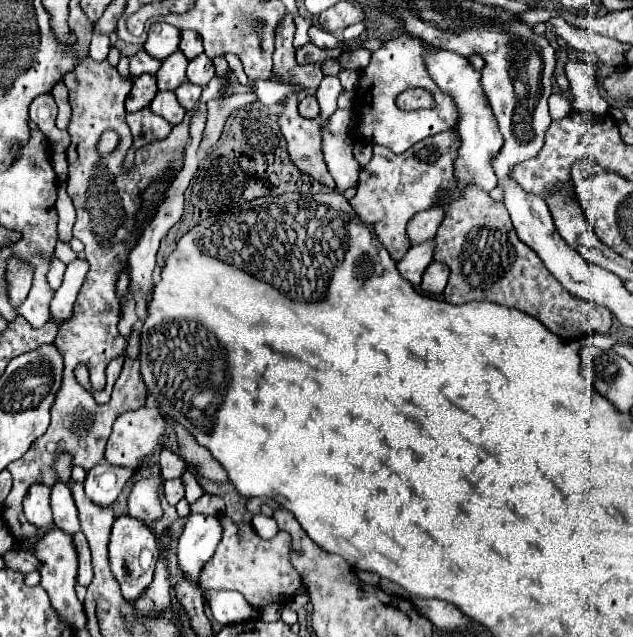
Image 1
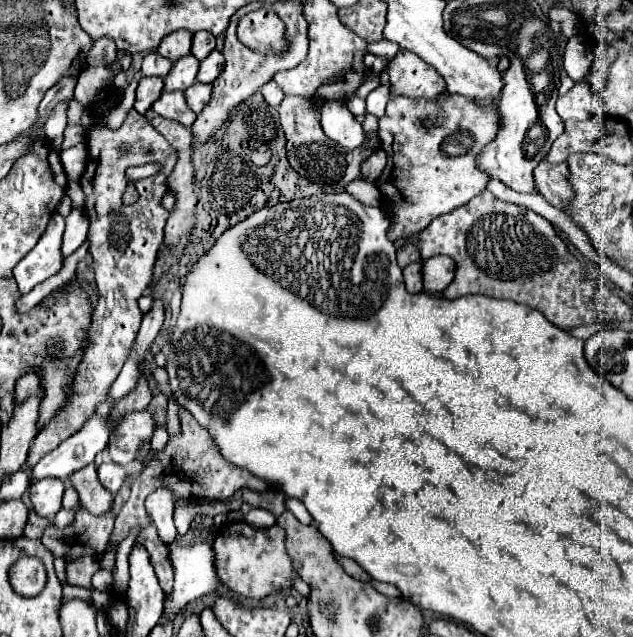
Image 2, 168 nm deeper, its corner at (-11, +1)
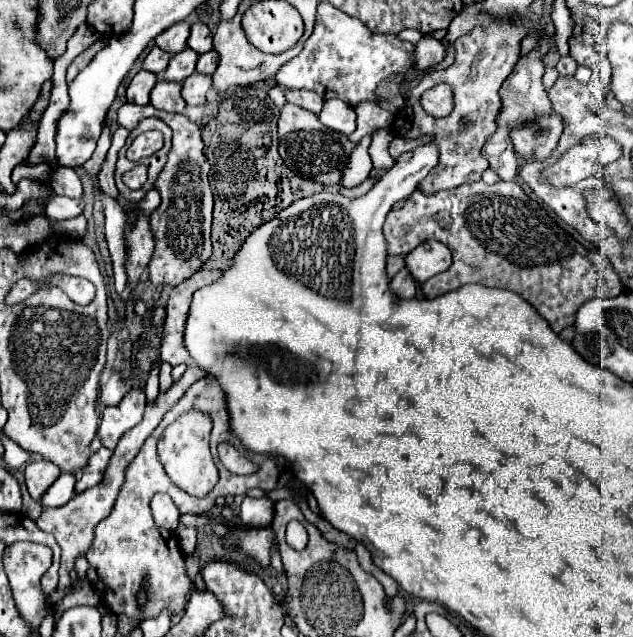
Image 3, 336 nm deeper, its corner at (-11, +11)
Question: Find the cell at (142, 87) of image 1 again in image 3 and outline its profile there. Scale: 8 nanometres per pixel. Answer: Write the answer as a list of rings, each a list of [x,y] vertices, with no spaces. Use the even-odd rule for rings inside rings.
[[[147,70],[137,72],[131,80],[131,84],[127,86],[127,102],[129,104],[149,104],[149,94],[151,94],[155,82],[157,82],[155,74],[151,74]]]

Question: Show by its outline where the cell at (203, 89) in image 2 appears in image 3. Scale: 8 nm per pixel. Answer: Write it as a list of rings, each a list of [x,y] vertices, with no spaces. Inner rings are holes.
[[[199,72],[191,74],[185,82],[183,82],[183,98],[187,102],[187,106],[199,106],[207,102],[207,90],[211,88],[211,76],[203,76]]]

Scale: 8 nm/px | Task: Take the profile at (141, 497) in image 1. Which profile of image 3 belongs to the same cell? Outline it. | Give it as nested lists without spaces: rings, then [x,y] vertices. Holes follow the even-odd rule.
[[[155,494],[151,500],[151,510],[157,526],[165,526],[167,530],[175,530],[179,522],[179,510],[167,494]]]

